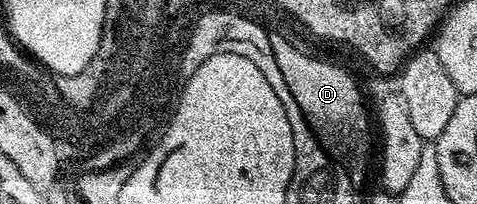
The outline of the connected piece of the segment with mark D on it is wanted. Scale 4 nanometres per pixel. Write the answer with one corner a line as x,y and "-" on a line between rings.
280,38
273,39
275,46
276,59
280,63
280,69
283,70
284,76
288,79
288,84
292,88
290,96
298,104
302,116
308,121
308,126
312,134
320,141
324,147
324,153
337,167
340,167
352,178
353,182
360,184
368,174
368,161
374,158
374,130
368,127
368,110
364,107
364,98
360,95
360,86
343,70
340,66
335,66
335,61
313,62
312,59
304,58
303,54
296,53
292,47

